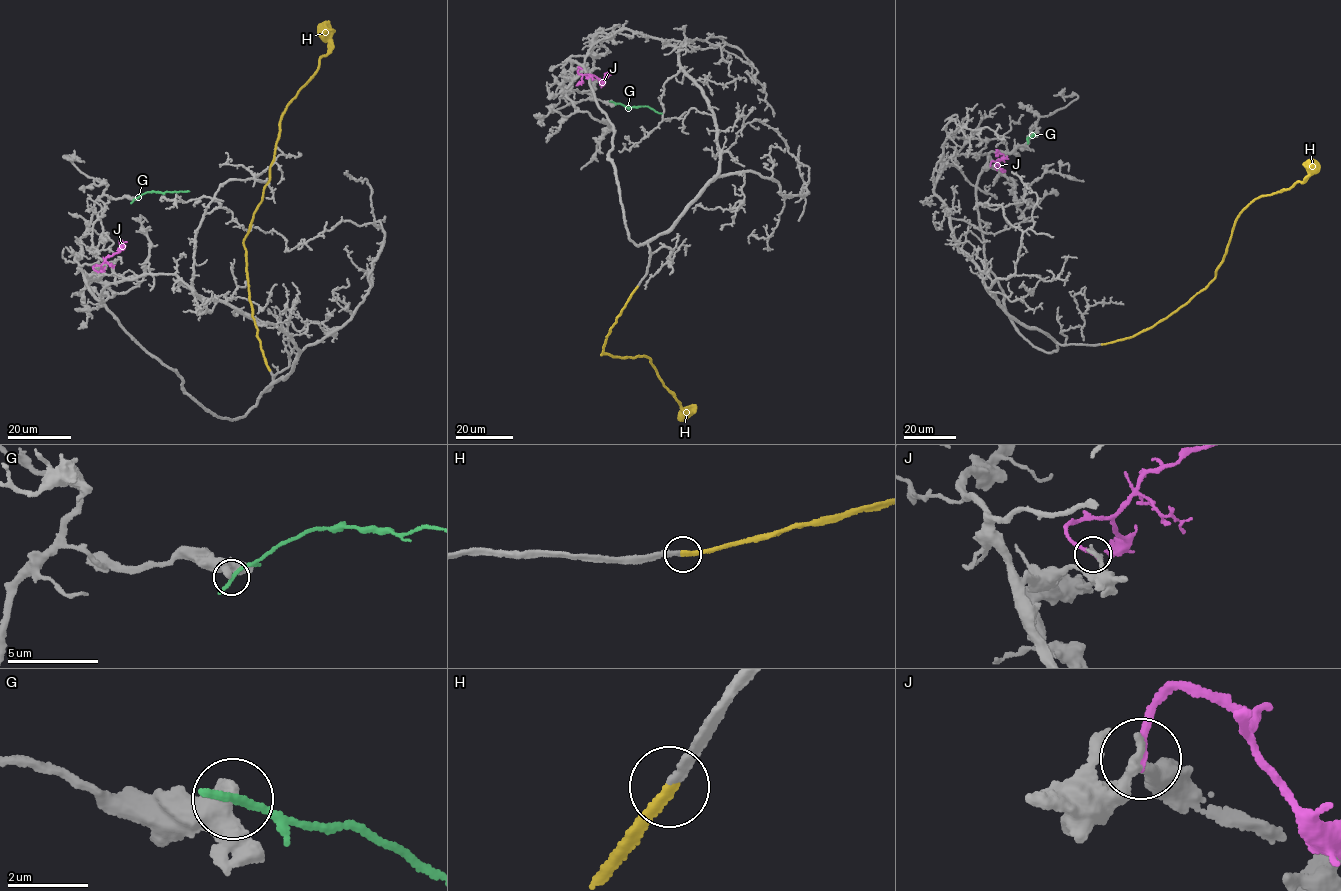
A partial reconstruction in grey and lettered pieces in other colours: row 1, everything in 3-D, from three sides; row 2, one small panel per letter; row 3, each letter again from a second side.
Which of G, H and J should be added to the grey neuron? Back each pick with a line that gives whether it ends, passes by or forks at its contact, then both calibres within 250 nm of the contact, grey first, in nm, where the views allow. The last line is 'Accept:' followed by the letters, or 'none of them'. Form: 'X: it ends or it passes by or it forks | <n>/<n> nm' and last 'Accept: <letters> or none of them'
H: it ends | 240/240 nm
Accept: H

